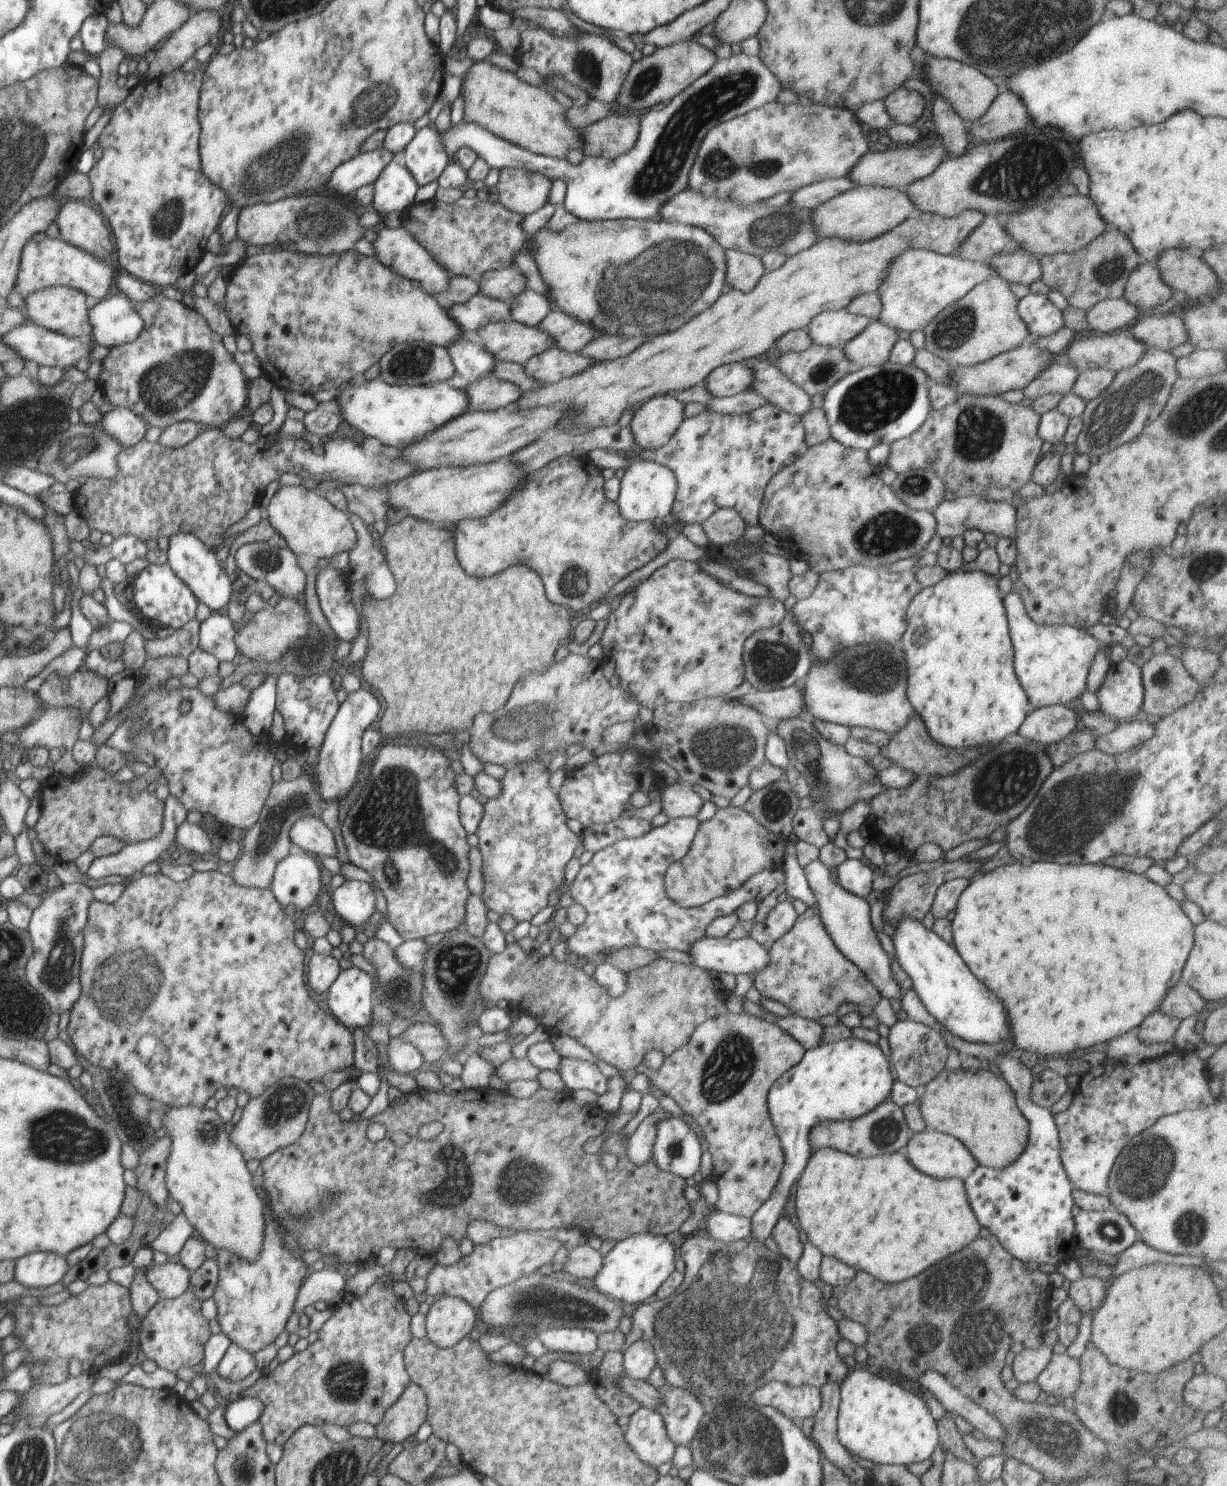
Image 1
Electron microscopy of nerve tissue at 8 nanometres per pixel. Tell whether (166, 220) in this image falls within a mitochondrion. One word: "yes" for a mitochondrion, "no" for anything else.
yes

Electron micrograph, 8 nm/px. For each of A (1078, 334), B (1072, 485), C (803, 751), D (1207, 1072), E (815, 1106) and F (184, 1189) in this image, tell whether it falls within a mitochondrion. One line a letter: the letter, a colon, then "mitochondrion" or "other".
A: other
B: other
C: mitochondrion
D: other
E: other
F: other

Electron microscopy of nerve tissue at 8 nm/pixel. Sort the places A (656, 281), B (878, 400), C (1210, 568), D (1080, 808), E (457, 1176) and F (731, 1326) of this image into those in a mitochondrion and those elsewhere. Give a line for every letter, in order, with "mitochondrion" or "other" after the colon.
A: mitochondrion
B: mitochondrion
C: mitochondrion
D: mitochondrion
E: mitochondrion
F: mitochondrion

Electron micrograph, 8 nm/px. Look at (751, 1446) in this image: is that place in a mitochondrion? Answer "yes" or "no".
yes

